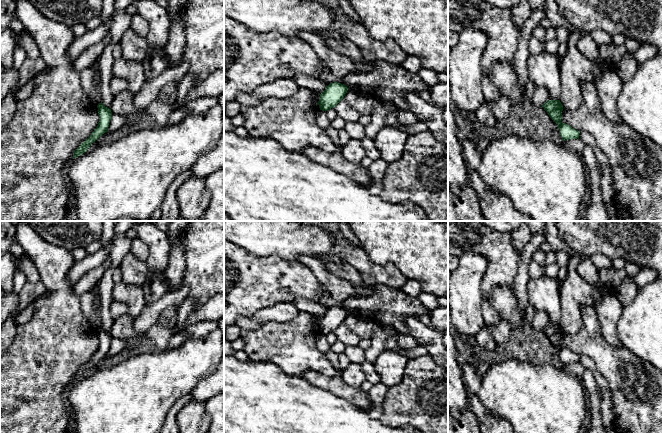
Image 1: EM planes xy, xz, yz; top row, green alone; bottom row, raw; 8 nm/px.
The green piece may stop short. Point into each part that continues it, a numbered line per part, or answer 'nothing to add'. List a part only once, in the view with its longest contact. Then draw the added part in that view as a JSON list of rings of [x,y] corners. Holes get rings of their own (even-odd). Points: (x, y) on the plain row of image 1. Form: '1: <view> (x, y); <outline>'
nothing to add

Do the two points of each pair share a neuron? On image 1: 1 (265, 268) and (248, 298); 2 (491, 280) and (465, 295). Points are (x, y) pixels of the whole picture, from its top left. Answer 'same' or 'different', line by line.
1: same
2: different

